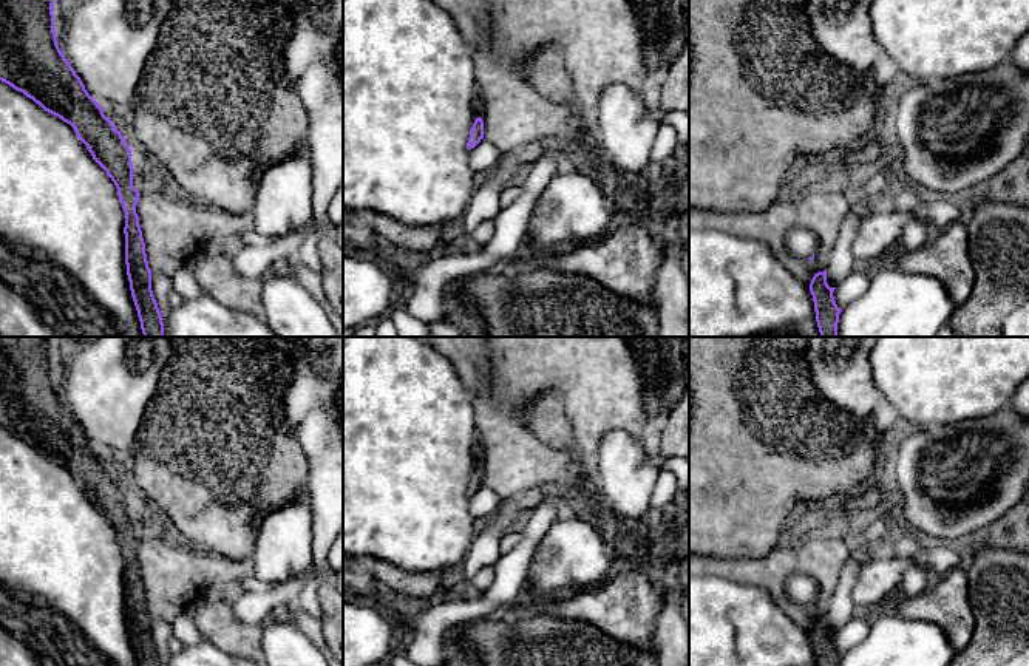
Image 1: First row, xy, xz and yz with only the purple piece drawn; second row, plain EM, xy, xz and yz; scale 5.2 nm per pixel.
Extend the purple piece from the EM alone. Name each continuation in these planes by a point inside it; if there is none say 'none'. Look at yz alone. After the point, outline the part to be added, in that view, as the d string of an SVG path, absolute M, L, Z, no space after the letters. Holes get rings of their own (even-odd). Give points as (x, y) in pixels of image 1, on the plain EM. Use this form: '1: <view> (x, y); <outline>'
none

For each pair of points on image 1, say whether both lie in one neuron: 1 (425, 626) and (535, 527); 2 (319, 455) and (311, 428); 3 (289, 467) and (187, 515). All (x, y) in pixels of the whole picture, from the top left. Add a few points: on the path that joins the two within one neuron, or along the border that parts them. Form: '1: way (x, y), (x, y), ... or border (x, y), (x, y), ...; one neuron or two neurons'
1: way (459, 612), (481, 608), (509, 580), (518, 561); one neuron
2: way (319, 448), (314, 434); one neuron
3: way (264, 467), (238, 467), (212, 490); one neuron

